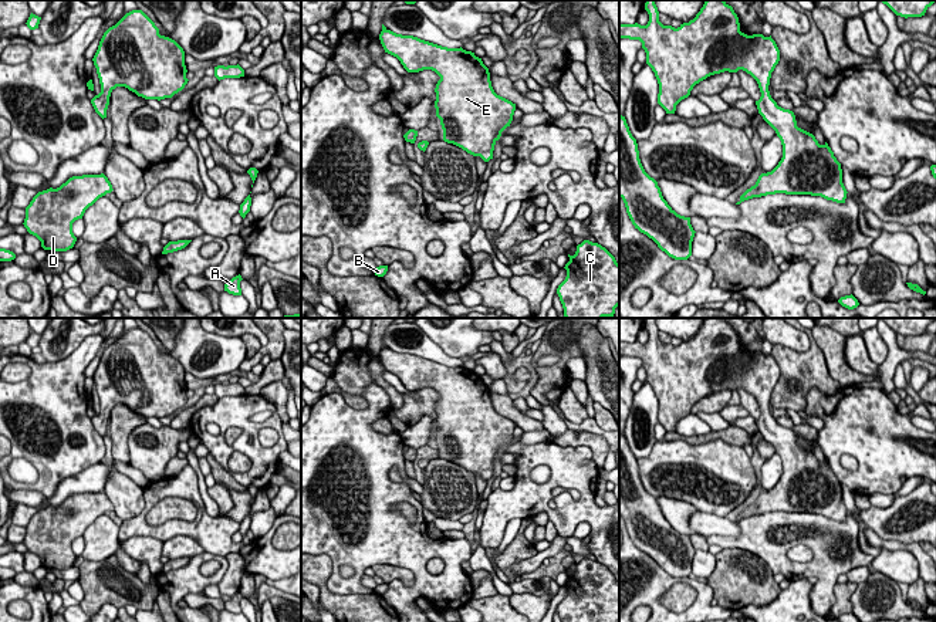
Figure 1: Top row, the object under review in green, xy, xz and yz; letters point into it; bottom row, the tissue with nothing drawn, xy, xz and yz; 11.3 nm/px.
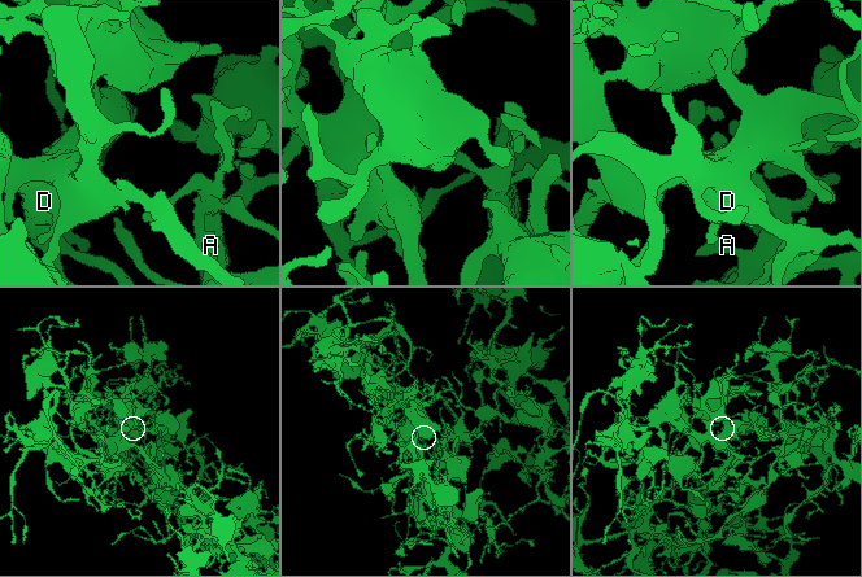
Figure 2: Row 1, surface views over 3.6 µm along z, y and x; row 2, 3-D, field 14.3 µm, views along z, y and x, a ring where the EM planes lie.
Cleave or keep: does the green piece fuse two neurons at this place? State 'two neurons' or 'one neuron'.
one neuron

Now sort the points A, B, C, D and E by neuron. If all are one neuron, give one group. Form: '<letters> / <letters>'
A B C D E

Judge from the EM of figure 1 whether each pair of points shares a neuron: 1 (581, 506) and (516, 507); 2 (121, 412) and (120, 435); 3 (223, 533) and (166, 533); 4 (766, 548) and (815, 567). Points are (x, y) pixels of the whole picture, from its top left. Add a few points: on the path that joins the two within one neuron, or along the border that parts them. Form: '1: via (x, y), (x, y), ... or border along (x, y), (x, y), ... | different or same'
1: via (566, 523), (564, 526), (547, 509), (533, 502) | same
2: via (121, 418), (120, 429) | same
3: via (209, 533), (203, 528), (181, 528) | same
4: via (779, 560), (788, 568), (803, 568) | same

